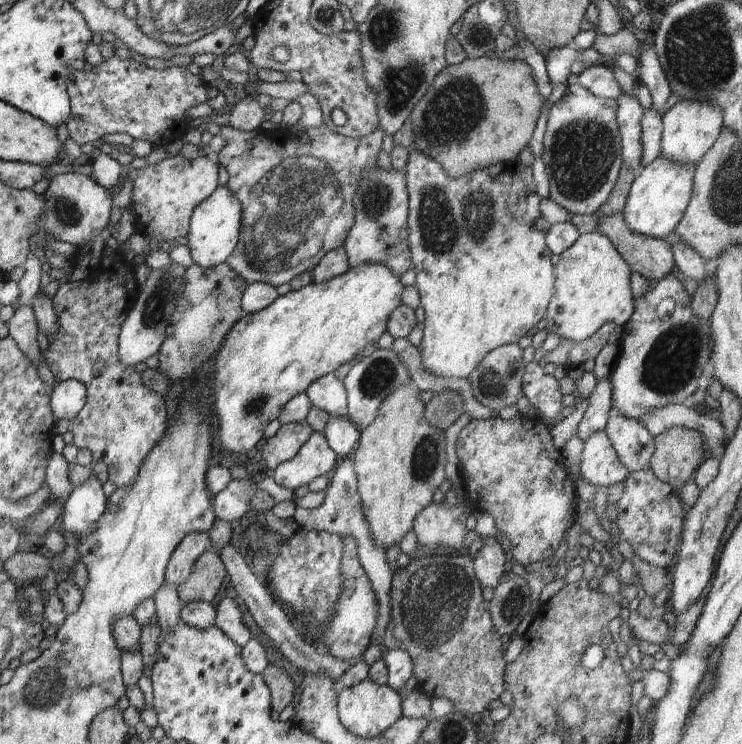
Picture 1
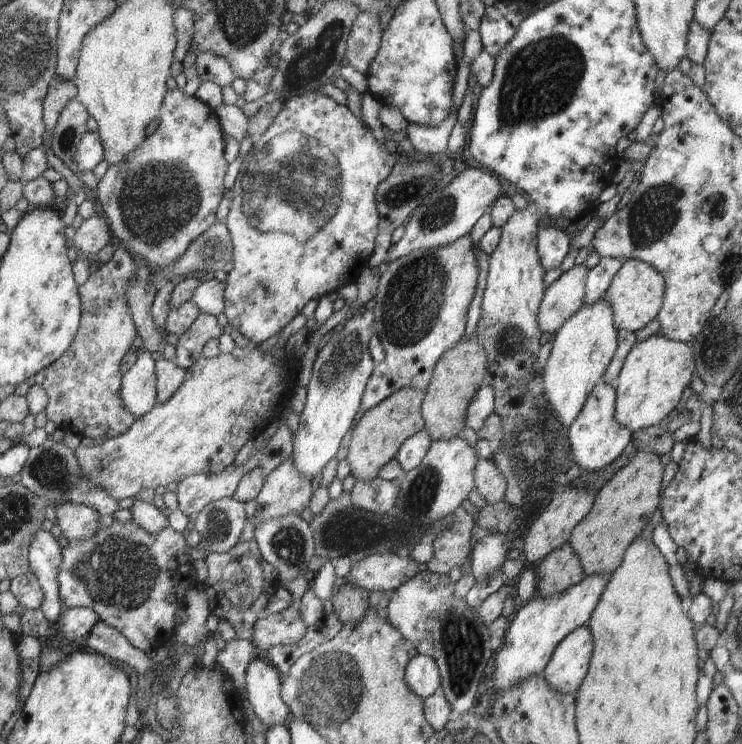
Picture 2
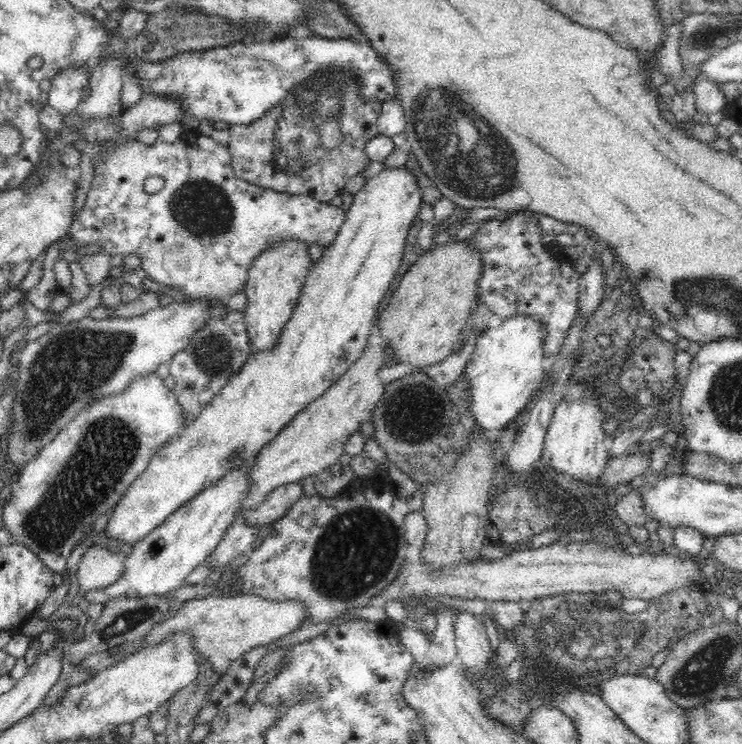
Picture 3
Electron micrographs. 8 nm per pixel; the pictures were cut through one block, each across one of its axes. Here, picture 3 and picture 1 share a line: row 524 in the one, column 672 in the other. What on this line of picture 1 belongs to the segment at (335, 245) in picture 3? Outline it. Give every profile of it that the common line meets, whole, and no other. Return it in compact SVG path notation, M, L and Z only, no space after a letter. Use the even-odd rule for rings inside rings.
M680 99L661 118L663 119L663 135L660 155L682 166L686 163L696 166L708 149L712 148L723 127L722 108L708 101Z

